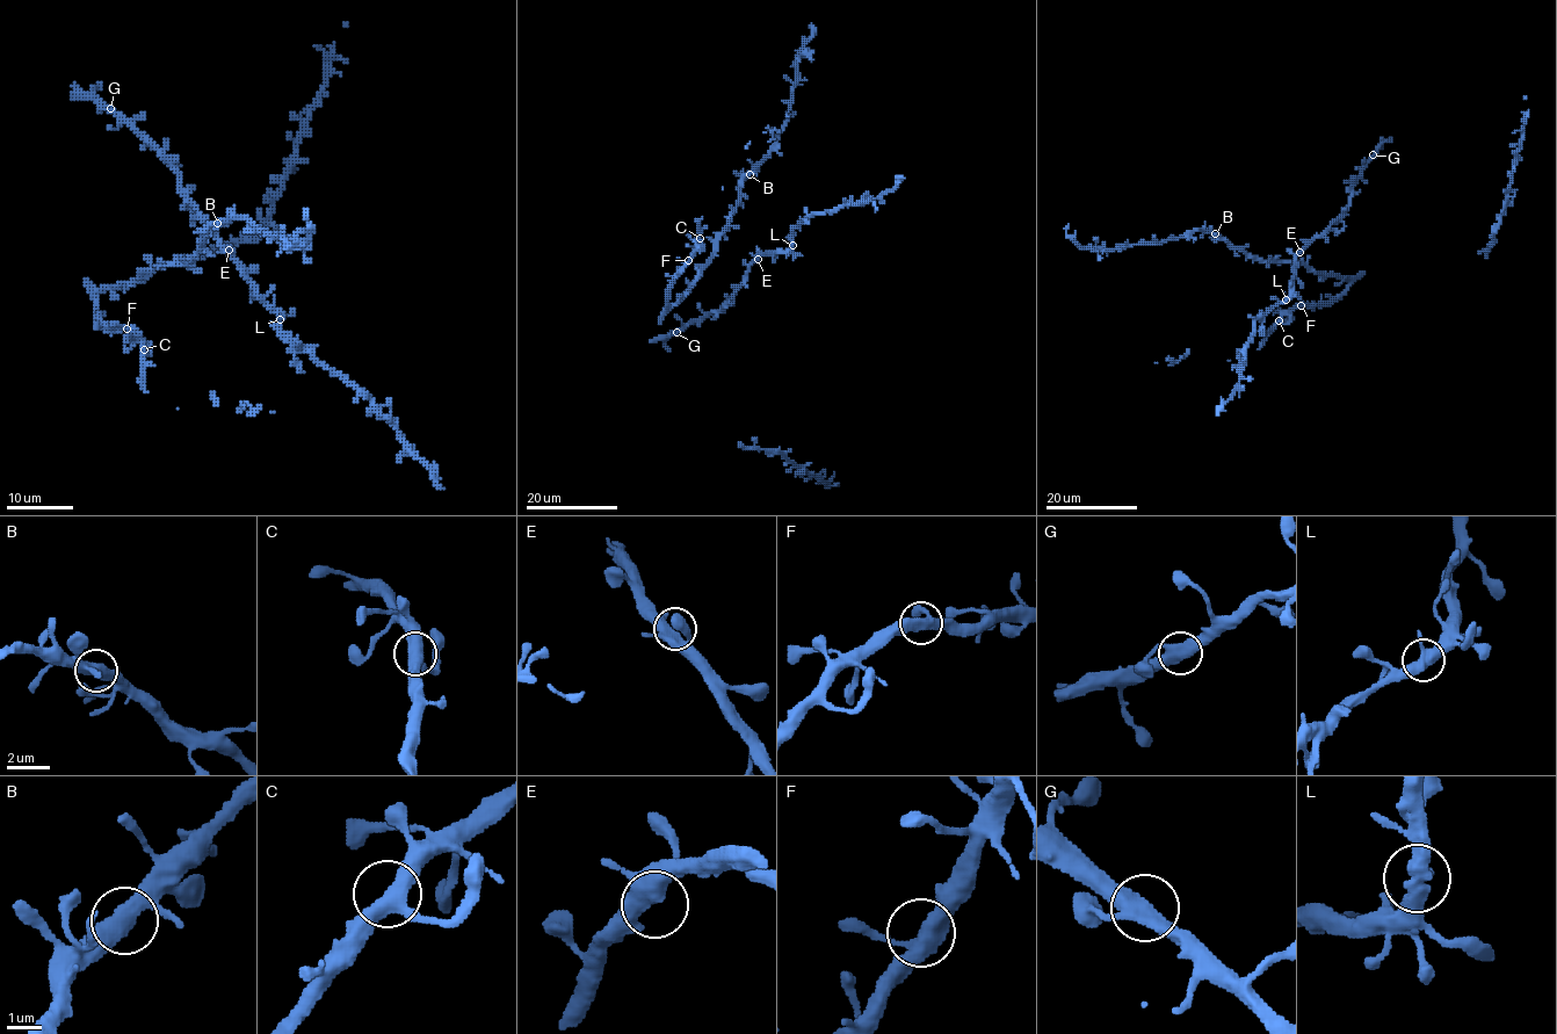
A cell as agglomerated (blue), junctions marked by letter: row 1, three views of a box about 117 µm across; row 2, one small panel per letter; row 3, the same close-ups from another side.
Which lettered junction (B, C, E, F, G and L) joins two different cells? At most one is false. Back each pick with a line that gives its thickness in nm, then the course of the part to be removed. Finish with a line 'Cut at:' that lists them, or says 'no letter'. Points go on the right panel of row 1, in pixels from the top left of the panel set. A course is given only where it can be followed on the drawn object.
Cut at: no letter

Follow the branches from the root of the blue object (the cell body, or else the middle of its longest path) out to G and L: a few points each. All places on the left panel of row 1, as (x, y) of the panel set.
G: (218, 252), (223, 248), (214, 226), (179, 185), (179, 173), (110, 108)
L: (218, 252), (223, 252), (237, 265), (252, 290), (280, 319)

